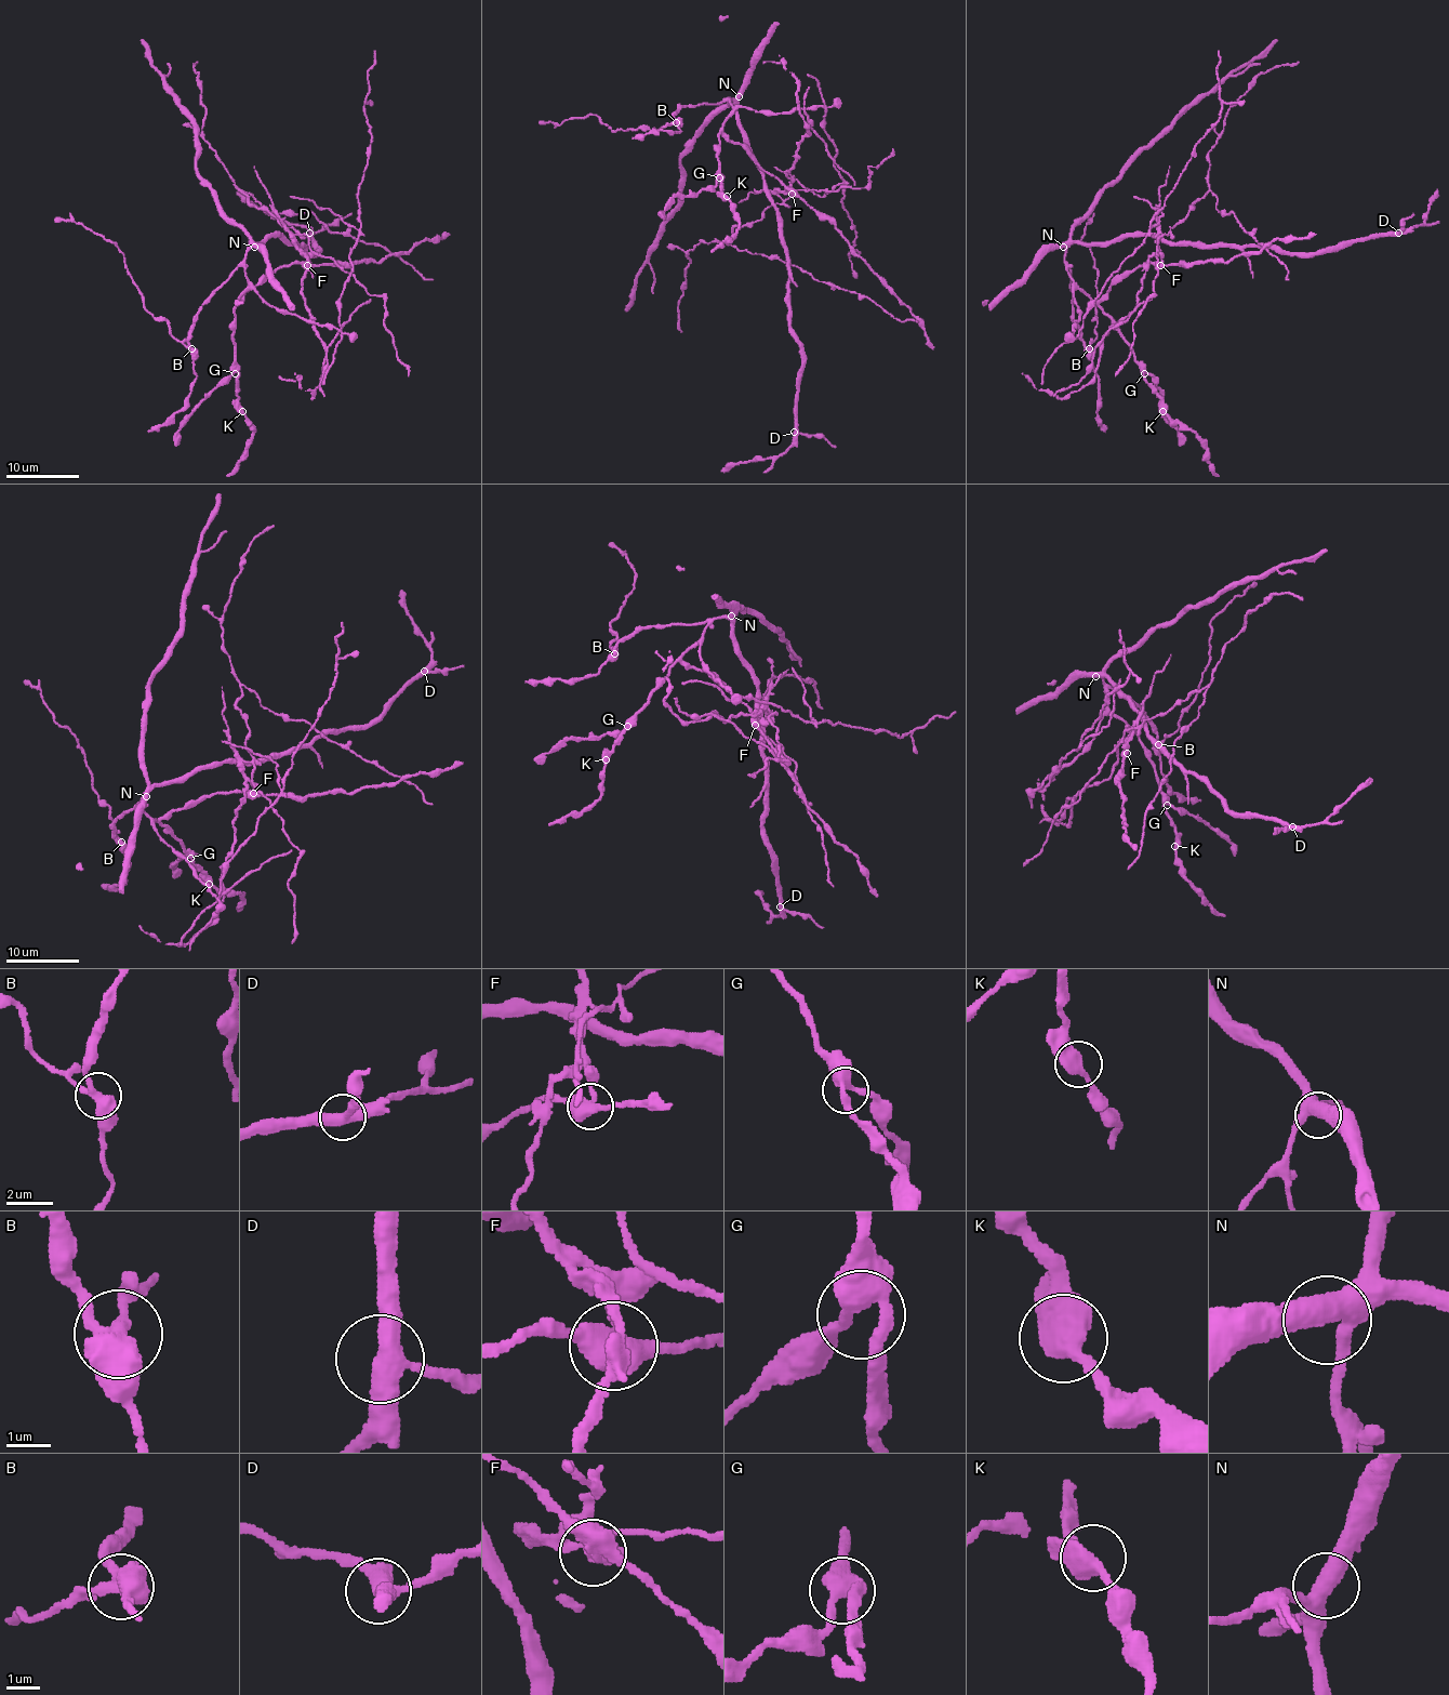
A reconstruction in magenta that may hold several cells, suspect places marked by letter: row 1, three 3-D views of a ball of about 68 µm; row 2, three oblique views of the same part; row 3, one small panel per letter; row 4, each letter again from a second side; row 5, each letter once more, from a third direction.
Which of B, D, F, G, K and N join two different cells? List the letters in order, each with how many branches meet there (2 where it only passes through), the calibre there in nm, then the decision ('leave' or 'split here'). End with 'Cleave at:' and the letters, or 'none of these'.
B: 3 | 440 nm | split here
D: 3 | 400 nm | leave
F: 3 | 440 nm | split here
G: 3 | 440 nm | leave
K: 2 | 500 nm | leave
N: 3 | 440 nm | leave
Cleave at: B, F

